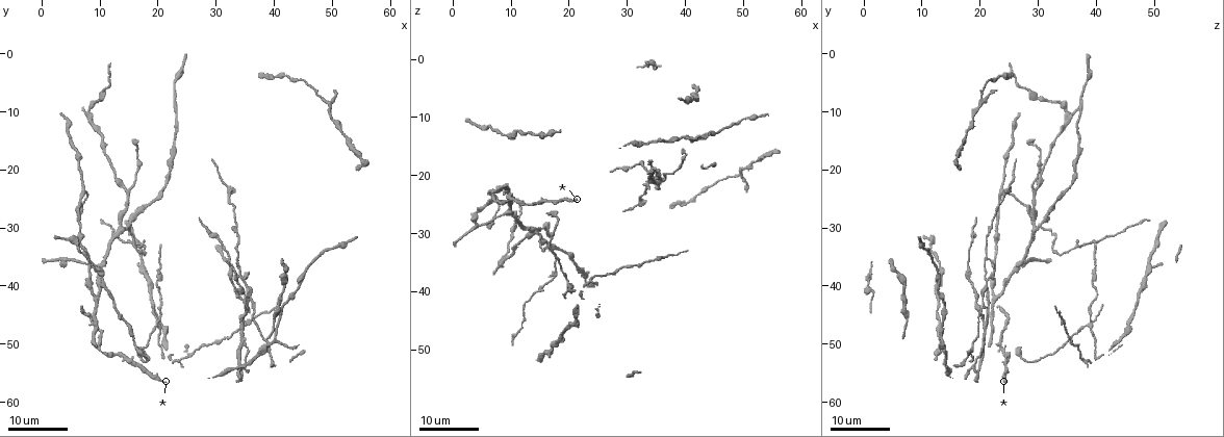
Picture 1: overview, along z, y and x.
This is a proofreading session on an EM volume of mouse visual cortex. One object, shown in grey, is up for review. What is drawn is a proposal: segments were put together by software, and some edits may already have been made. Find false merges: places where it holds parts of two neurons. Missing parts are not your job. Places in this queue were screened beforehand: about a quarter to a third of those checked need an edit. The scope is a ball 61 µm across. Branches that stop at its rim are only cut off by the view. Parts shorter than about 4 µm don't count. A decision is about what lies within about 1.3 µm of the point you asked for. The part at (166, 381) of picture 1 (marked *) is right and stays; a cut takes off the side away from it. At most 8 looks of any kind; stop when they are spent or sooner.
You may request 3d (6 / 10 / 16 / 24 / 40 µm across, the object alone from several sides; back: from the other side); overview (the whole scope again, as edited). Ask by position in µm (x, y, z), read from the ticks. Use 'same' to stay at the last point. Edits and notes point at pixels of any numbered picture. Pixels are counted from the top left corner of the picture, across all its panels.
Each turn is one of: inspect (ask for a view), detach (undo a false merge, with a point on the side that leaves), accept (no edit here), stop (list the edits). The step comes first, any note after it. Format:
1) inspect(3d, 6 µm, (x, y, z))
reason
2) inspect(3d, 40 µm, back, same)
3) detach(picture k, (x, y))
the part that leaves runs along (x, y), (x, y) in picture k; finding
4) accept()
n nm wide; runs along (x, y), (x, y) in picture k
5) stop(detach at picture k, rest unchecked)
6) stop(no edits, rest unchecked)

inspect(3d, 16 µm, (34.5, 50.0, 20.5))
arms part here

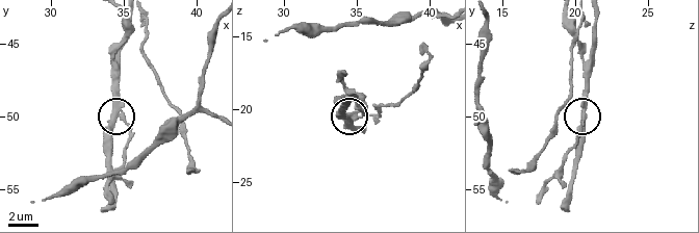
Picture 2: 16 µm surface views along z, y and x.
inspect(3d, 6 µm, (34.8, 50.2, 20.6))

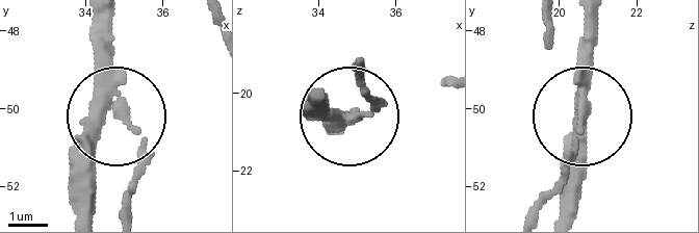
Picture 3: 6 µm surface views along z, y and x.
accept()
3 arms; runs along (111, 21), (111, 110), (92, 160), (92, 206) in picture 3; all the same neuron

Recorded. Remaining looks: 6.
inspect(3d, 24 µm, (20.0, 47.0, 39.5))
branch point

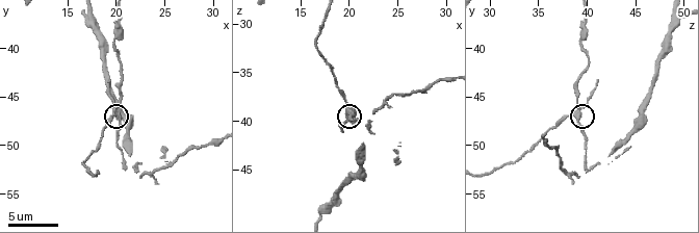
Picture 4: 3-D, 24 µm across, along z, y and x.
inspect(3d, 10 µm, (20.4, 47.0, 39.0))

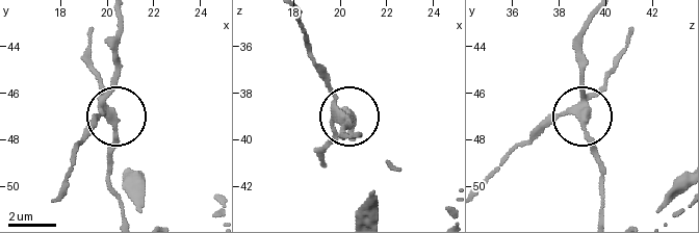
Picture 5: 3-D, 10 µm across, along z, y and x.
accept()
continuous, no second neuron

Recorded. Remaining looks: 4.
inspect(3d, 24 µm, (15.5, 29.0, 30.5))
three-way junction

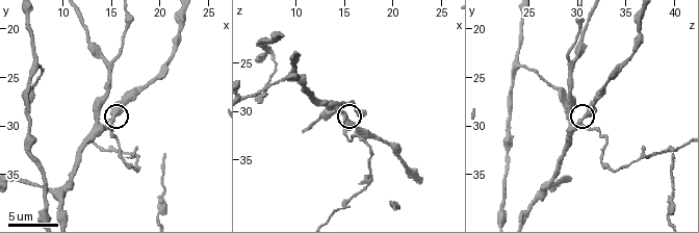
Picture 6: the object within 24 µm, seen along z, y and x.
inspect(3d, 10 µm, (15.2, 29.4, 30.6))

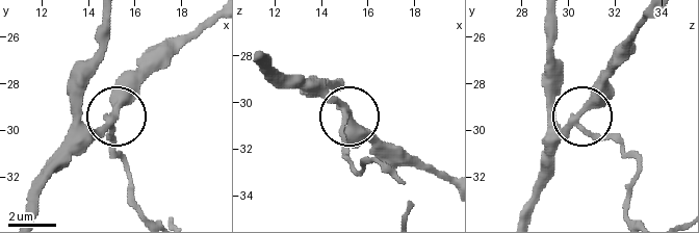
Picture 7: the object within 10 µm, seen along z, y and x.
detach(picture 7, (112, 139))
260 nm wide; two neurons meet here

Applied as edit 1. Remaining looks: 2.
stop(detach at picture 7, rest unchecked)

